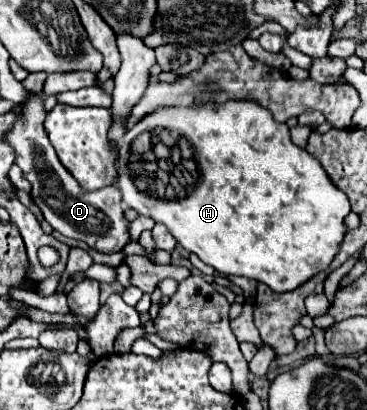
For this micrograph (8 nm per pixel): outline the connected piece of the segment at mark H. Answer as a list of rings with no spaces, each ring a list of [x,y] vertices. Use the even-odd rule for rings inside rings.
[[[227,101],[225,105],[207,103],[199,107],[161,107],[143,117],[119,141],[117,185],[123,203],[139,215],[163,223],[183,249],[195,253],[203,263],[221,275],[243,275],[269,285],[275,293],[301,287],[313,275],[325,271],[347,233],[345,217],[351,207],[347,195],[335,189],[319,161],[289,137],[289,127],[277,123],[269,109],[255,101]],[[141,133],[173,135],[165,155],[131,153],[133,141]]]

